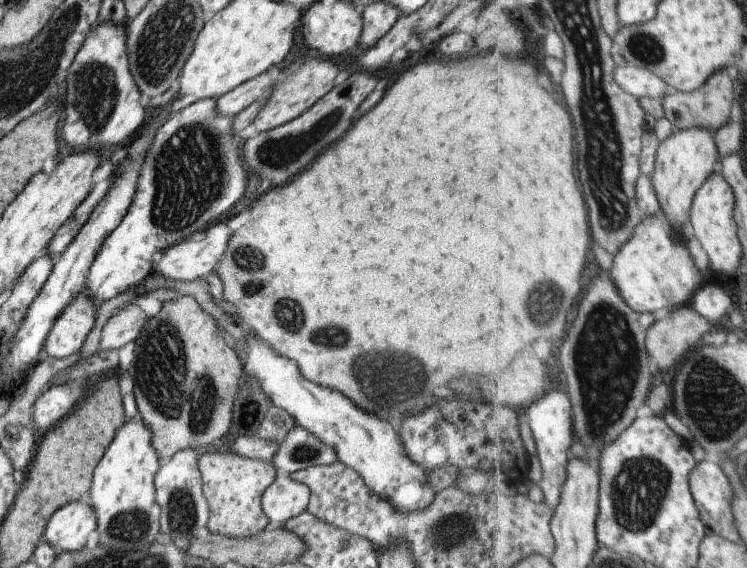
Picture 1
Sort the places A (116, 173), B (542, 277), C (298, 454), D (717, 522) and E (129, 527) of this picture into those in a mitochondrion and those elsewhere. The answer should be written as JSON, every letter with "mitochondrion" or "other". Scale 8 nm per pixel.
{"A":"other","B":"mitochondrion","C":"mitochondrion","D":"other","E":"mitochondrion"}

